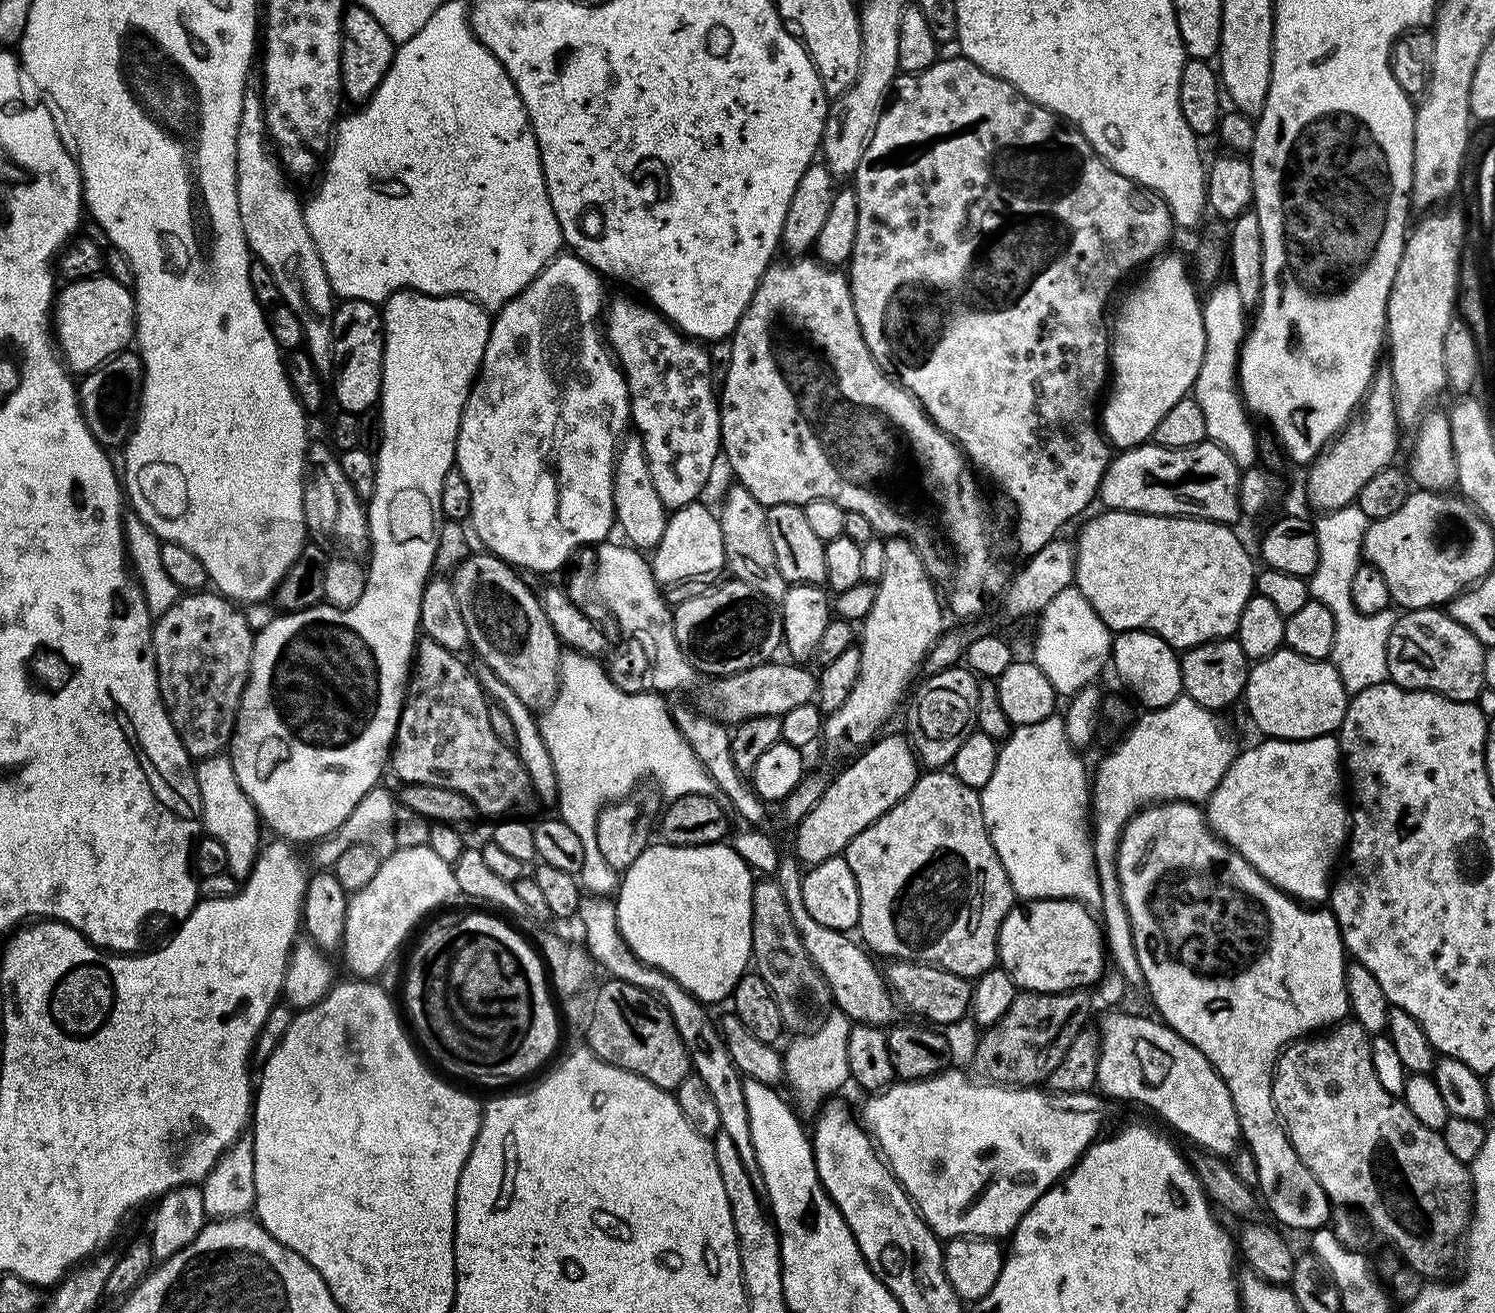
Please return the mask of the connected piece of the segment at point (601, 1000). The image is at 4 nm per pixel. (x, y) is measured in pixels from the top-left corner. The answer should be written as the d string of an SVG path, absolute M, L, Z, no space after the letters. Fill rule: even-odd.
M609 979L607 983L601 983L596 994L594 1018L590 1022L586 1037L586 1043L592 1047L589 1049L599 1056L603 1063L613 1064L615 1068L621 1068L636 1076L646 1078L659 1088L675 1090L690 1074L690 1065L688 1052L684 1049L682 1038L678 1038L678 1030L670 1014L638 986L614 979Z

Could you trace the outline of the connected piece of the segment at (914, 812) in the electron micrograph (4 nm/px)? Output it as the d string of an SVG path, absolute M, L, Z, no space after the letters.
M950 770L925 771L918 776L915 786L904 798L892 809L886 810L872 825L866 826L848 843L842 855L847 860L850 870L854 870L854 878L858 882L858 894L860 895L858 933L860 932L861 936L859 939L877 957L878 955L890 956L888 958L893 961L916 961L920 964L931 964L936 968L944 968L946 971L953 972L954 975L967 978L978 978L984 972L989 972L990 969L997 967L996 943L1000 927L1008 911L1017 903L1018 897L1006 874L1006 866L1002 866L1002 858L998 858L998 850L994 850L994 842L990 842L988 827L982 818L982 802L977 789L966 786L966 782L962 782Z

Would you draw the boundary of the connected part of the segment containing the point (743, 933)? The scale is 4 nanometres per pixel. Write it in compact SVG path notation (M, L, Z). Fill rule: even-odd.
M652 842L629 868L625 868L622 879L618 884L618 891L614 896L616 906L616 917L622 938L627 942L628 948L642 962L670 974L678 986L682 986L696 1000L705 1006L713 1006L719 1000L727 1001L732 991L736 989L736 983L749 971L752 958L752 885L754 873L747 862L737 854L727 843L707 844L706 846L674 846L663 842Z

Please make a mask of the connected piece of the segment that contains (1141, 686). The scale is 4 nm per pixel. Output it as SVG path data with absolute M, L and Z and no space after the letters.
M1135 628L1129 632L1117 632L1112 637L1110 661L1116 667L1120 680L1136 695L1136 700L1145 709L1170 706L1183 693L1182 670L1177 649L1169 646L1157 632Z

